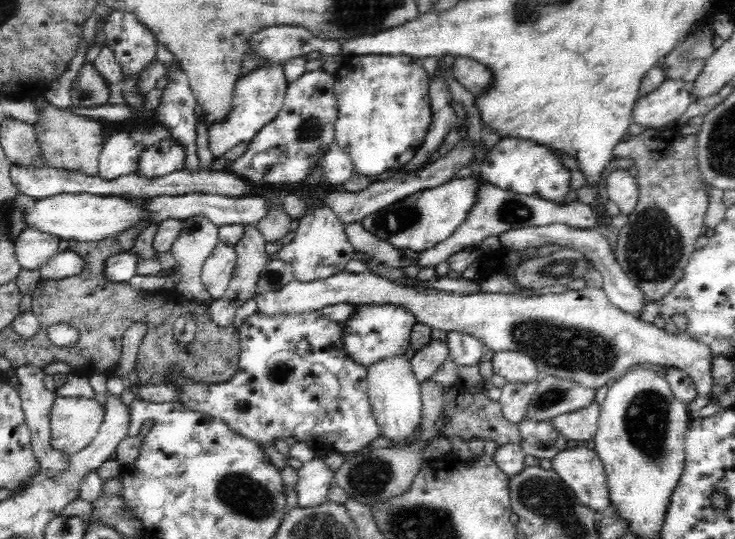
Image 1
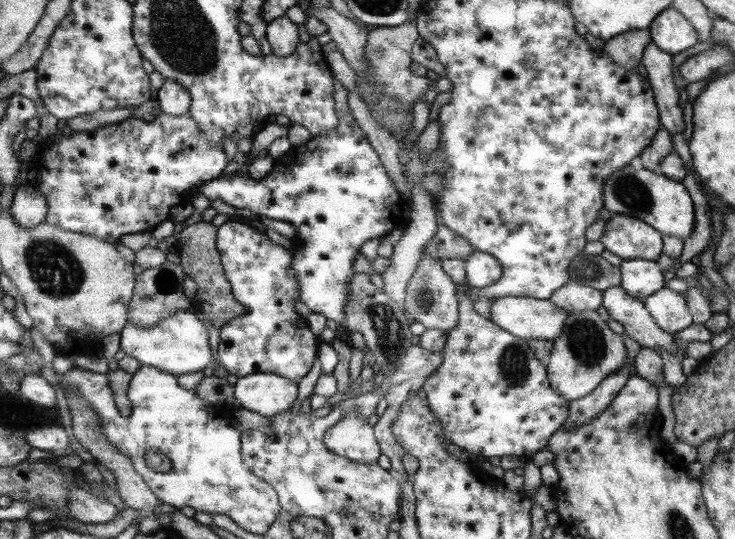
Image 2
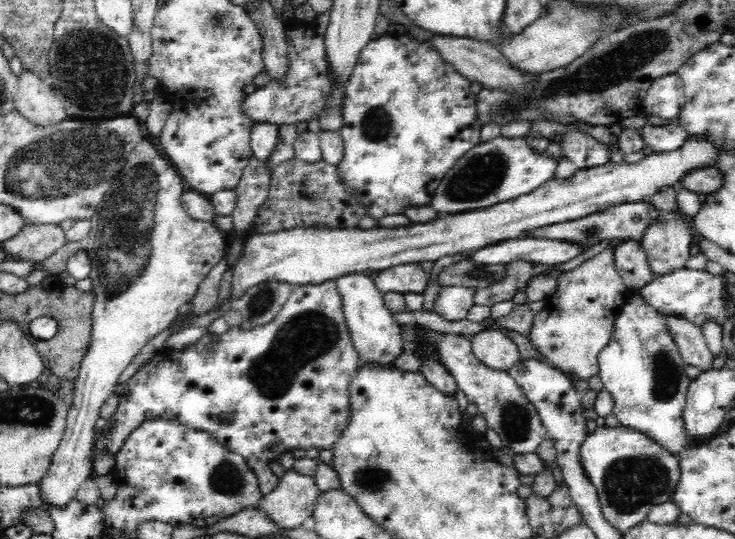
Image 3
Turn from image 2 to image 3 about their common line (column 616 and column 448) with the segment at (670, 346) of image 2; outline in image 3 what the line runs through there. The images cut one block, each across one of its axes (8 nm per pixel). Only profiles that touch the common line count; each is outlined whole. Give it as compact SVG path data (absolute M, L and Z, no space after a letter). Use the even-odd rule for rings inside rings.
M444 288L436 298L433 312L448 322L464 320L473 306L473 297L474 290L470 288Z

